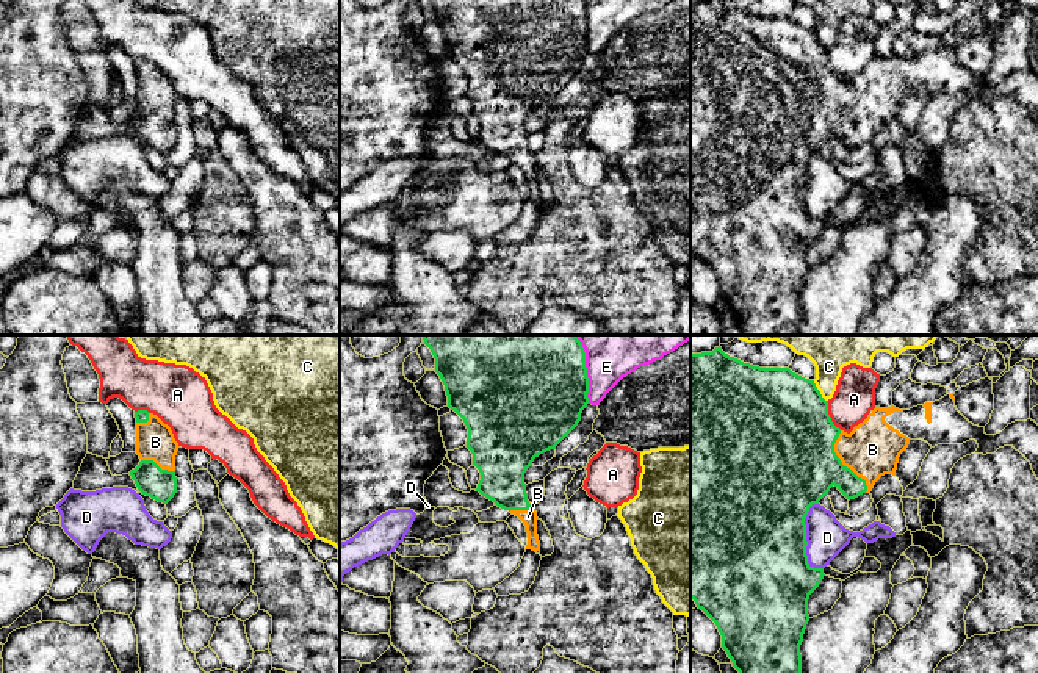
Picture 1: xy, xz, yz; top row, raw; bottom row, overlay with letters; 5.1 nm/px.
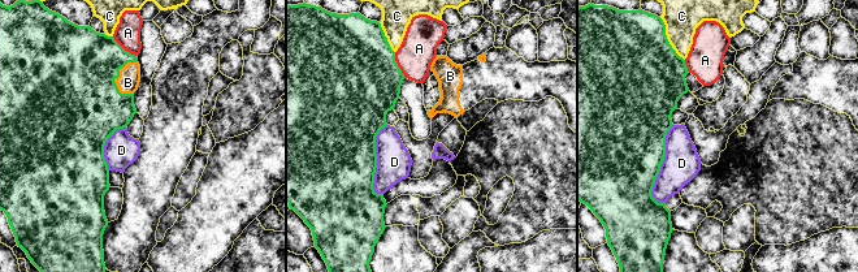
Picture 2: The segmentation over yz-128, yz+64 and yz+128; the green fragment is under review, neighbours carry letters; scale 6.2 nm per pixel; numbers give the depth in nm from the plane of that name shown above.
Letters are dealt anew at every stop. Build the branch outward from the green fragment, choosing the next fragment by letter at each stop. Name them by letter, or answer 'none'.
B

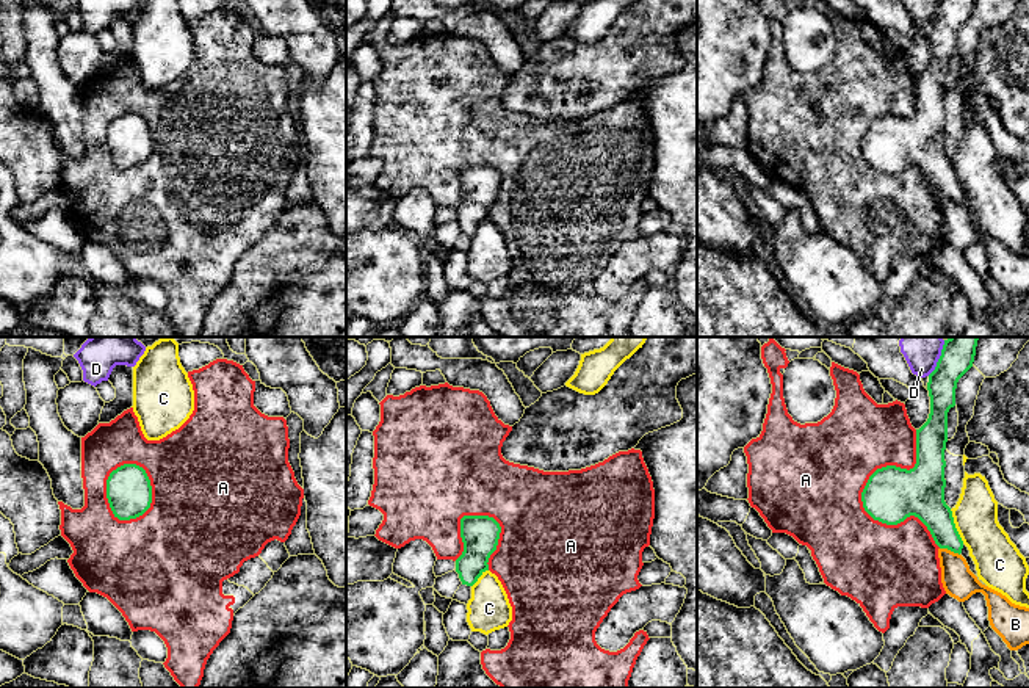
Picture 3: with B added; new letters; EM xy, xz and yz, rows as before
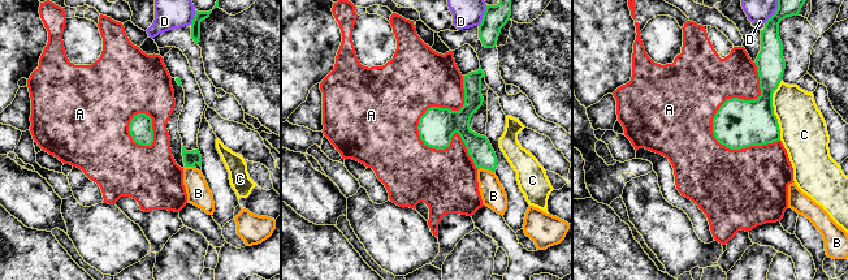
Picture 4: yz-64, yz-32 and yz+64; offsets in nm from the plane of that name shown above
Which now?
none

